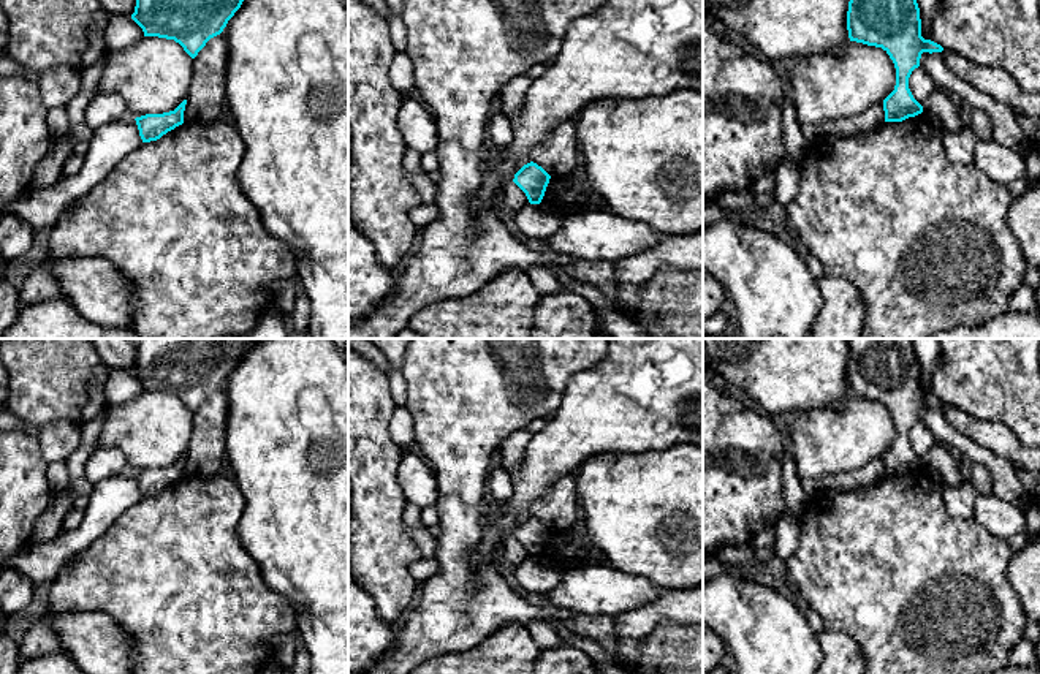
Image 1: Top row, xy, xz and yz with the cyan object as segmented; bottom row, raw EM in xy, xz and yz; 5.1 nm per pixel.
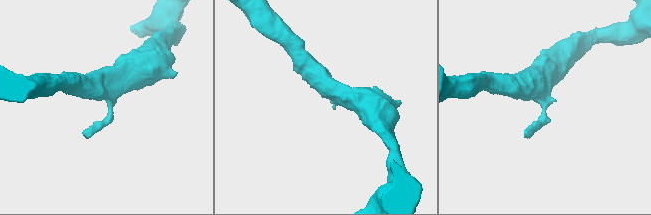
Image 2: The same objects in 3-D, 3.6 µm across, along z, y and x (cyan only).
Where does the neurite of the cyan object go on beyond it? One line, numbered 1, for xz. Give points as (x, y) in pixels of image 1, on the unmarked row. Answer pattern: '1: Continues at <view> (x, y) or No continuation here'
1: No continuation here

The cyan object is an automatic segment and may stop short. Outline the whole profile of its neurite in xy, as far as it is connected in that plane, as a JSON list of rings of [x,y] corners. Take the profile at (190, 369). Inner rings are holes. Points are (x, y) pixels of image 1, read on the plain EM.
[[[135,339],[131,373],[144,391],[174,394],[195,413],[261,339]]]

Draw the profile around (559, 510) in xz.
[[[570,476],[557,479],[549,492],[532,506],[532,516],[551,532],[570,530],[581,522],[576,481]]]

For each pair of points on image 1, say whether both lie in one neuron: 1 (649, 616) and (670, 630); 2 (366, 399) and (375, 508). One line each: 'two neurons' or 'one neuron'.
1: two neurons
2: one neuron

